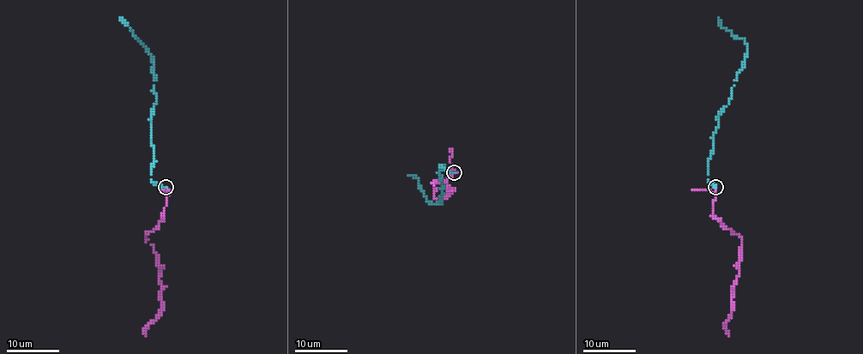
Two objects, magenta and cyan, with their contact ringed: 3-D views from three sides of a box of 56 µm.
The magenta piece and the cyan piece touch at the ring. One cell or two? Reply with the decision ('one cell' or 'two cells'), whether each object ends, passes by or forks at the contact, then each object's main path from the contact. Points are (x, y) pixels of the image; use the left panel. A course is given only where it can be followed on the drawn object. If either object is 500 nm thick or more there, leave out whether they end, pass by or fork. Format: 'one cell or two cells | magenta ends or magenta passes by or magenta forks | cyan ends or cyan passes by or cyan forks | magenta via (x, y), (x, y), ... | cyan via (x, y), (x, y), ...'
one cell | magenta ends | cyan ends | magenta via (165, 187), (167, 200), (159, 225), (145, 237), (154, 249), (159, 266), (163, 310), (147, 325), (145, 337) | cyan via (165, 187), (155, 184), (152, 178), (154, 158), (150, 140), (152, 108), (155, 104), (153, 56), (119, 18)

